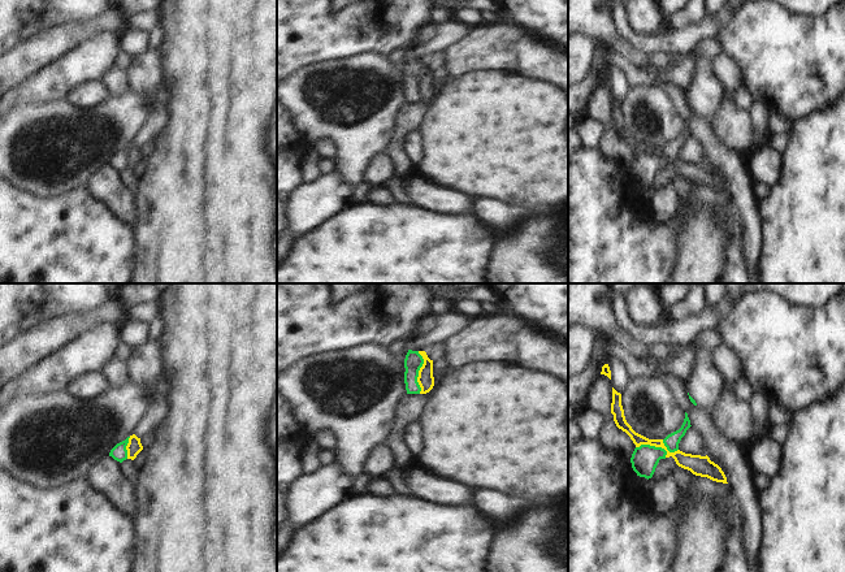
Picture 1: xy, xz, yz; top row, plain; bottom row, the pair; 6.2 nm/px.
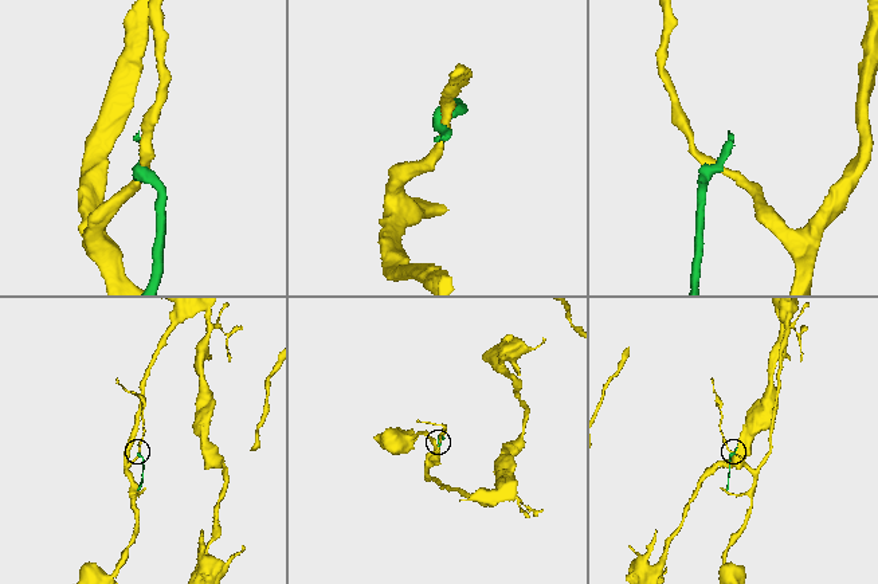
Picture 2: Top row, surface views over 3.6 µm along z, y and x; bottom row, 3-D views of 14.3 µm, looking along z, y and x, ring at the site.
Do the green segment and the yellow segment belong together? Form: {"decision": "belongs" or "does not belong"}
{"decision": "does not belong"}

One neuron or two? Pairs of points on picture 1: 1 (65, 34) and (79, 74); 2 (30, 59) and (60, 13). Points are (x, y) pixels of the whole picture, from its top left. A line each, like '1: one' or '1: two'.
1: two
2: two

